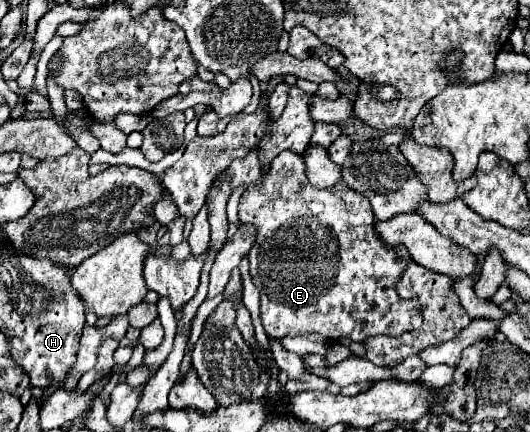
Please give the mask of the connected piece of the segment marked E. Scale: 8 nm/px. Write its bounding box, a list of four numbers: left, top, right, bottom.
[238,153,423,343]

